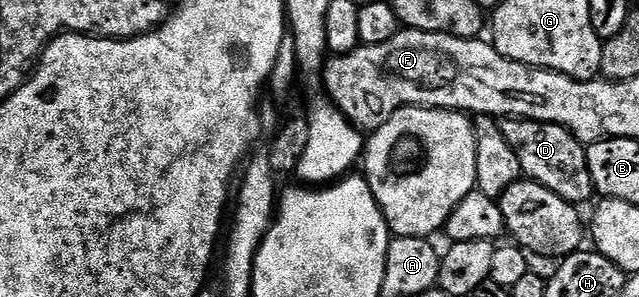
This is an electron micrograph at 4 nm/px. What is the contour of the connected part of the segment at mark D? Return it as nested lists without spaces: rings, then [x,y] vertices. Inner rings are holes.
[[[499,120],[501,134],[505,134],[505,142],[513,146],[513,154],[517,154],[517,162],[521,162],[521,173],[526,179],[545,186],[545,190],[553,190],[561,198],[576,206],[583,206],[595,187],[589,174],[587,150],[568,128],[556,124],[546,124],[536,120]]]

